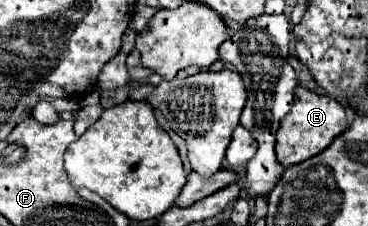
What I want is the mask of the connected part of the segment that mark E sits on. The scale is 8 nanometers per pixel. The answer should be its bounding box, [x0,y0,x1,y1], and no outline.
[277,88,347,168]

